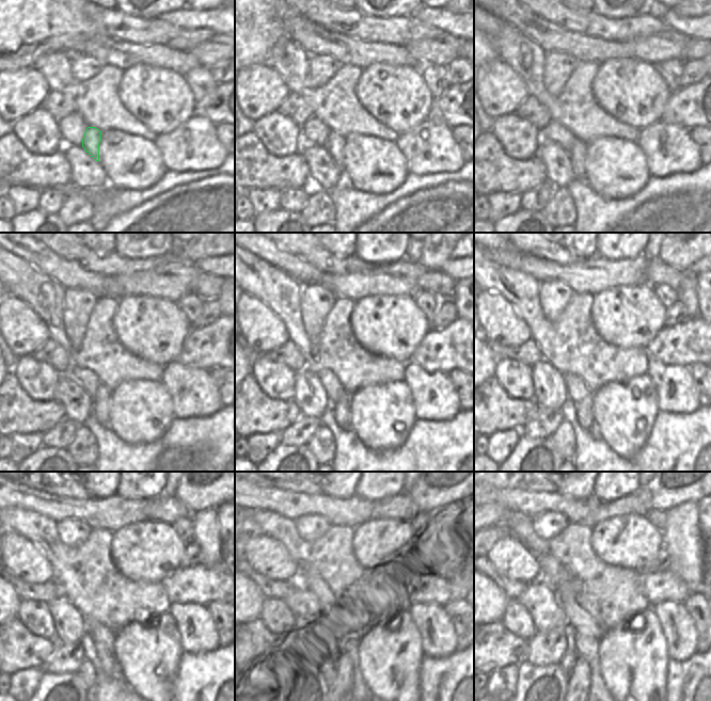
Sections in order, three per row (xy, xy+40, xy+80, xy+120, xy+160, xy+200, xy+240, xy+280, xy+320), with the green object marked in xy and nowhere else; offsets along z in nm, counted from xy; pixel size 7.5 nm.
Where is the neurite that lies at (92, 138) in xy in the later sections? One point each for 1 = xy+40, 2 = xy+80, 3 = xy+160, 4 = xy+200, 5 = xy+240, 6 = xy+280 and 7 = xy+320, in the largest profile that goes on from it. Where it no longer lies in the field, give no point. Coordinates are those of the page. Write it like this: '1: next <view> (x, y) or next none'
1: next xy+40 (335, 143)
2: next xy+80 (578, 153)
3: next xy+160 (342, 408)
4: next xy+200 (584, 409)
5: next xy+240 (105, 655)
6: next xy+280 (341, 682)
7: next xy+320 (579, 685)

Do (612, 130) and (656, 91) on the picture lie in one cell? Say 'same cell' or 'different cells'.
different cells

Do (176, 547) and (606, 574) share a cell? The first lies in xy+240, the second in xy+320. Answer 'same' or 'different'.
different

